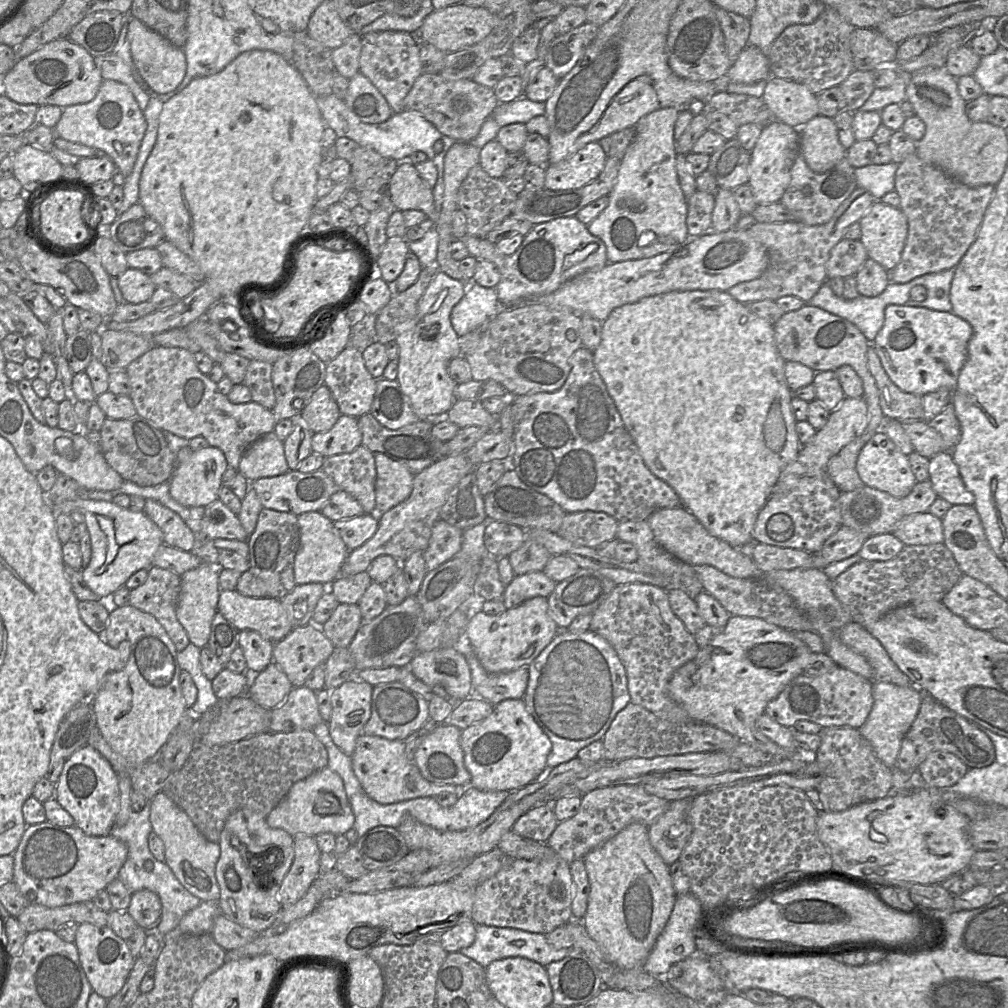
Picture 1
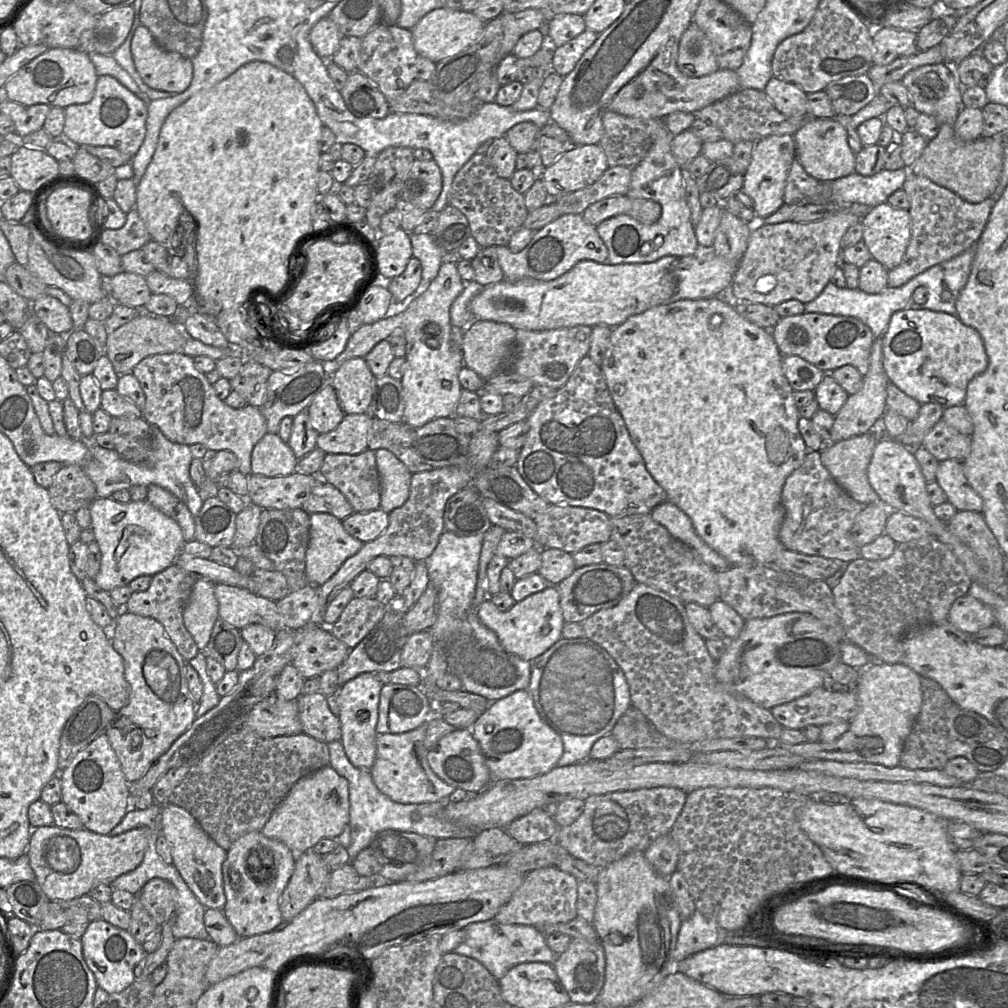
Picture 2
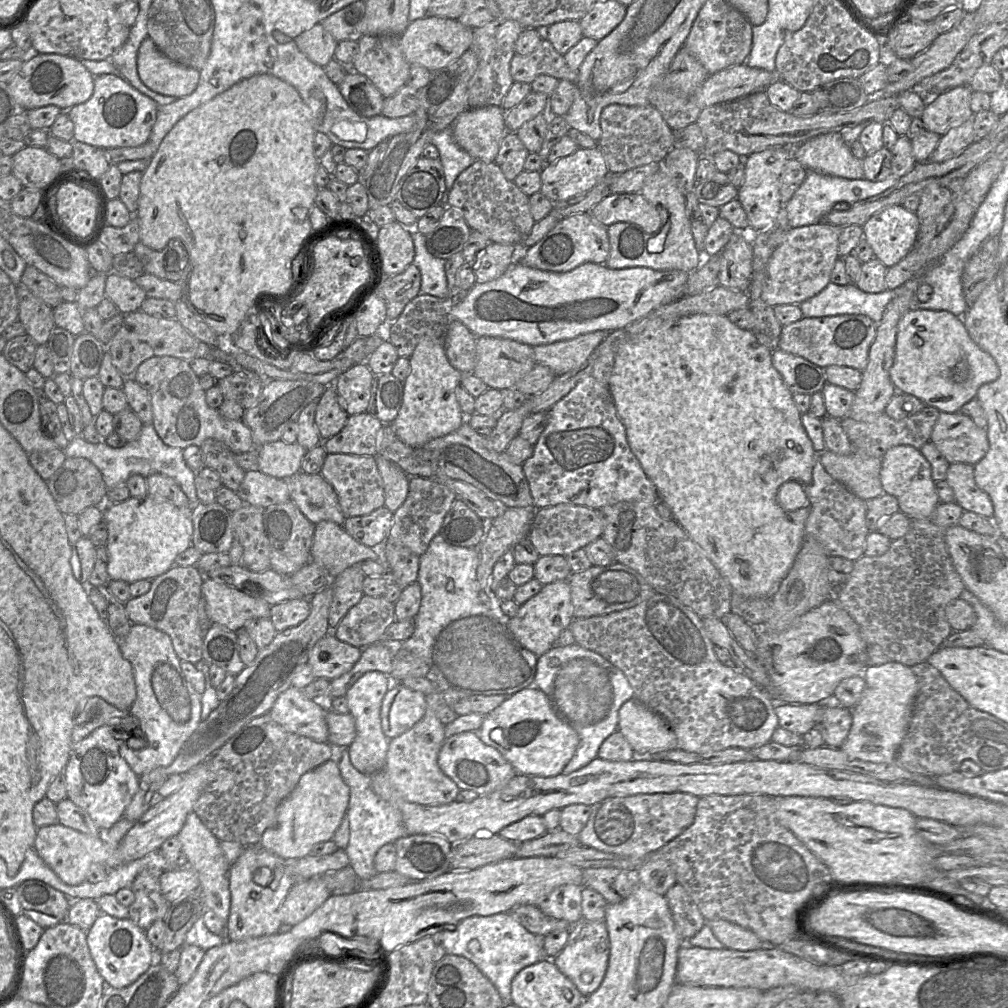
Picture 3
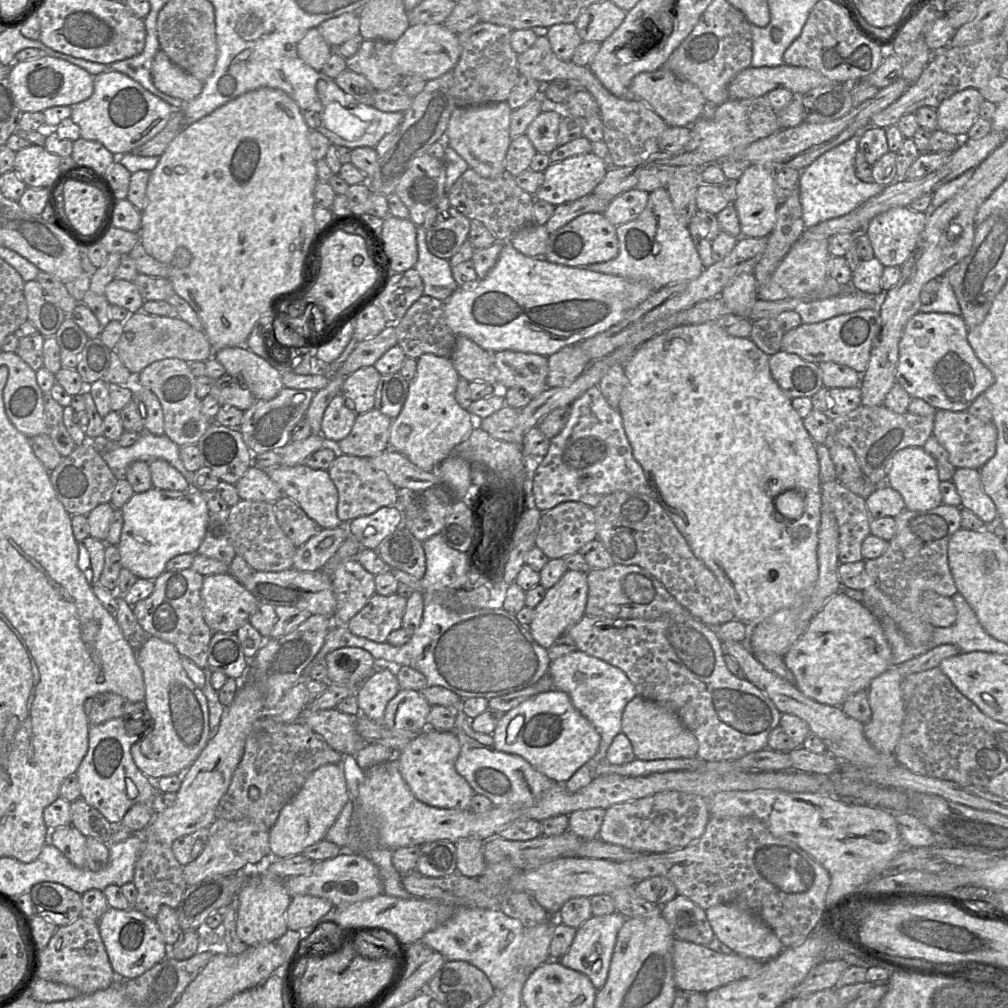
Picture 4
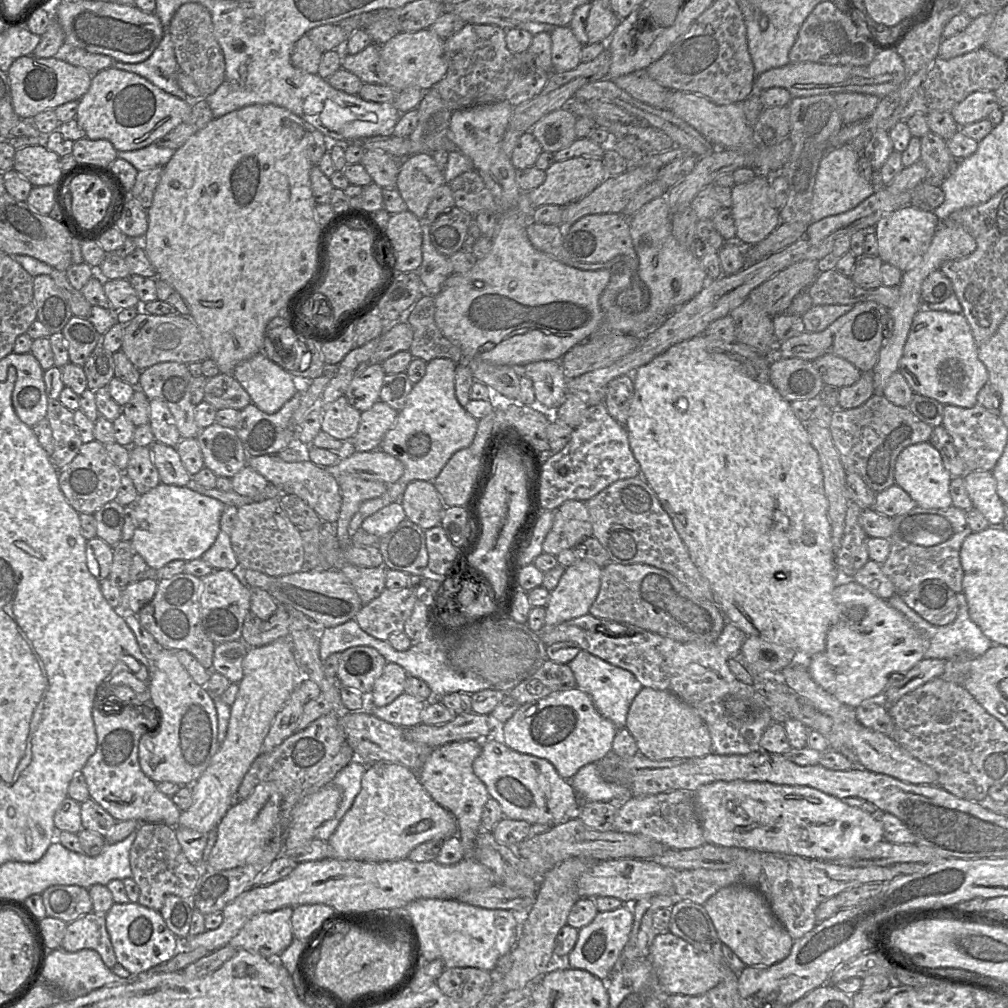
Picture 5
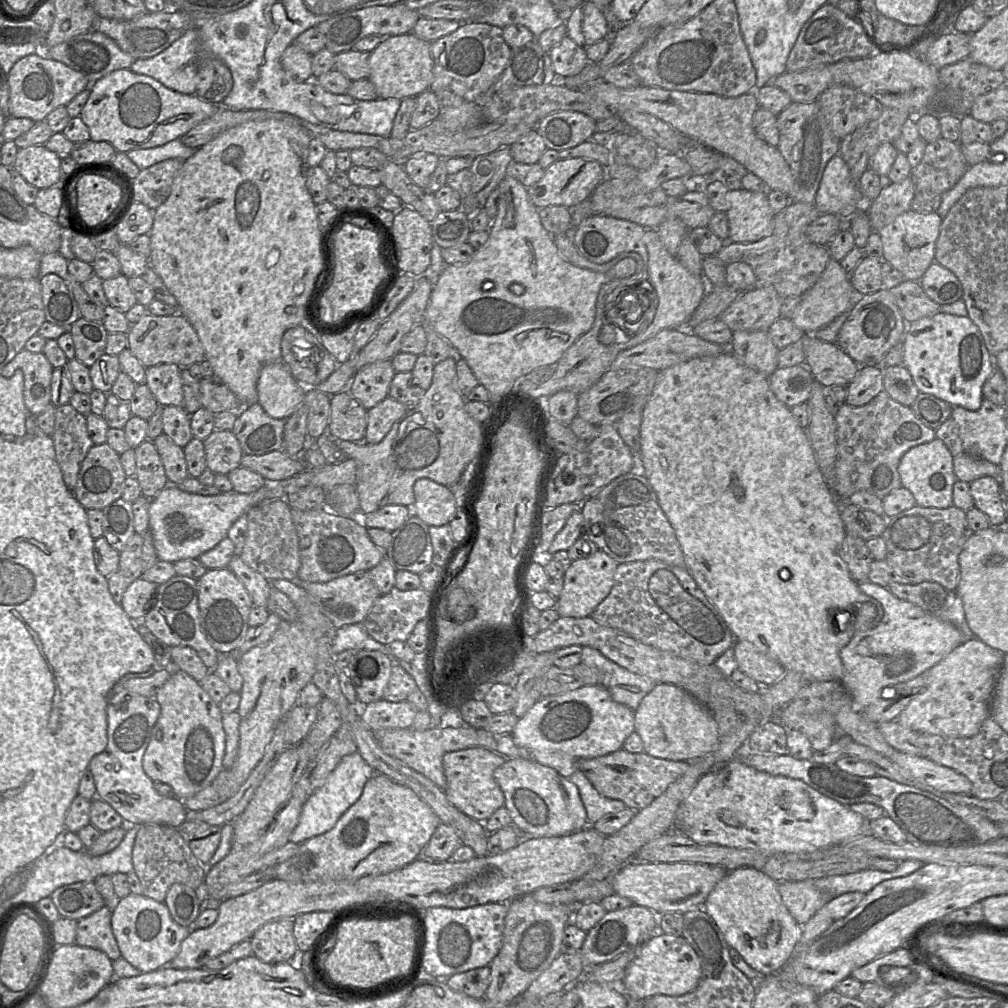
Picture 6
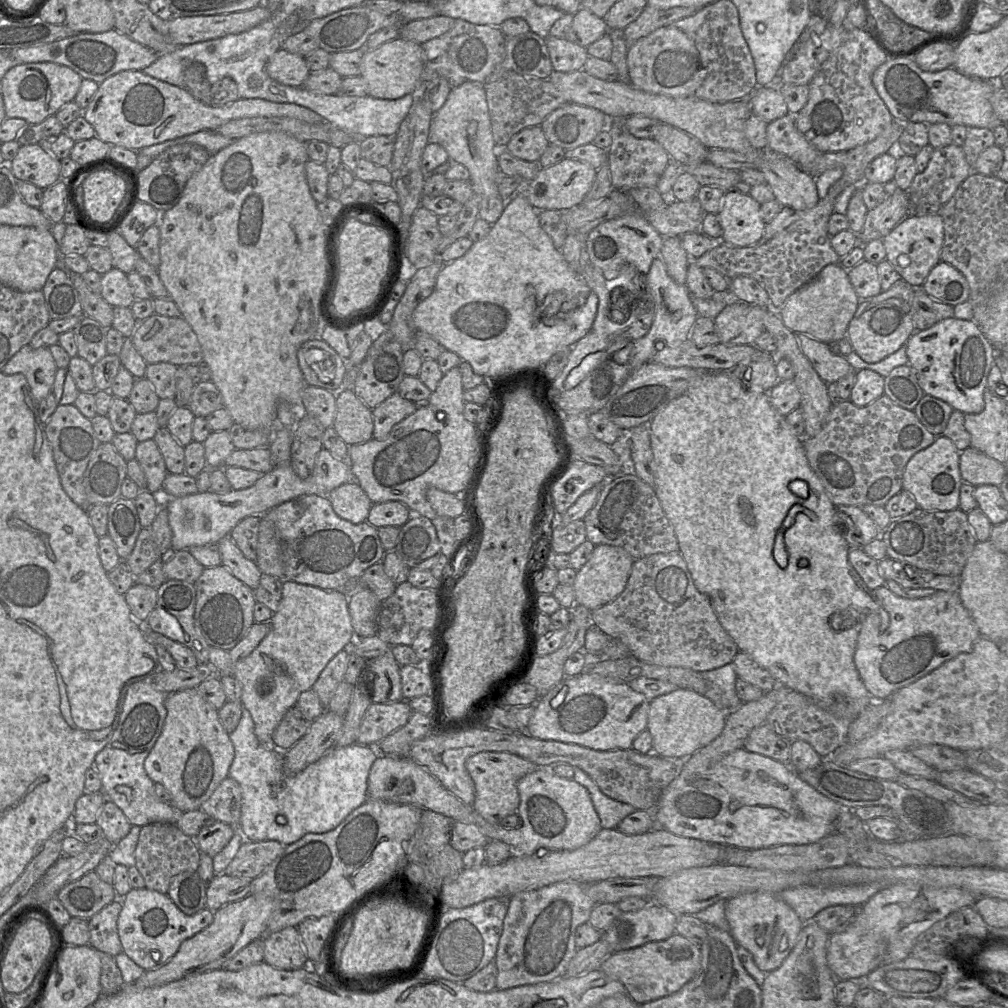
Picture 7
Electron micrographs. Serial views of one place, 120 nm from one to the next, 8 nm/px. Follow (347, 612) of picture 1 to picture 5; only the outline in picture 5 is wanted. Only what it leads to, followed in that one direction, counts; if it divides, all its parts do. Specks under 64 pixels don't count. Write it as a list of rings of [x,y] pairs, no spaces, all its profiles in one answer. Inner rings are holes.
[[[385,588],[377,598],[360,609],[355,620],[369,635],[379,640],[388,640],[391,634],[404,631],[405,622],[412,614],[414,605],[419,598],[420,594],[411,588],[404,588],[400,591]]]

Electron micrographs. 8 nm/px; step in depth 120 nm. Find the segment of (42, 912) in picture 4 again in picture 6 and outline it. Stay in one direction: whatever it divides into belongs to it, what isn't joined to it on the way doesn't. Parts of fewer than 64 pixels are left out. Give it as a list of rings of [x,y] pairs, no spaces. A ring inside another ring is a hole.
[[[76,882],[57,888],[52,894],[61,917],[80,920],[105,906],[94,882]]]

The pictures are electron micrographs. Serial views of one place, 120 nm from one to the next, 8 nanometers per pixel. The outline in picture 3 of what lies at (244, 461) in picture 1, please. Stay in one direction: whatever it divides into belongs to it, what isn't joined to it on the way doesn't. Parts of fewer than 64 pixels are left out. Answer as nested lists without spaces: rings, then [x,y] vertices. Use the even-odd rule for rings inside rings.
[[[269,442],[258,448],[258,470],[275,478],[290,478],[301,471],[307,449],[295,442]]]

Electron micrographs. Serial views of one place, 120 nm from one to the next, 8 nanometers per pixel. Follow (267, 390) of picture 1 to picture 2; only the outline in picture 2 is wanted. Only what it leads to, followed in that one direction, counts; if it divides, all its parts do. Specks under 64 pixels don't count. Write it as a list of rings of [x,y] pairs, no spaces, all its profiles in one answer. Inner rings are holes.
[[[245,360],[239,373],[230,379],[231,389],[240,394],[247,404],[261,407],[266,402],[267,381],[272,370],[251,360]]]

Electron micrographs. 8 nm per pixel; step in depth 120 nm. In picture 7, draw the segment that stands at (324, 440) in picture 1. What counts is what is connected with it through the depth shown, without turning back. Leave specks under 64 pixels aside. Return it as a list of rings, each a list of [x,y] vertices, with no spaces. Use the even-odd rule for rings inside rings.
[[[398,392],[393,393],[372,409],[373,438],[377,440],[385,439],[392,427],[413,414],[417,407],[417,404],[403,398]]]

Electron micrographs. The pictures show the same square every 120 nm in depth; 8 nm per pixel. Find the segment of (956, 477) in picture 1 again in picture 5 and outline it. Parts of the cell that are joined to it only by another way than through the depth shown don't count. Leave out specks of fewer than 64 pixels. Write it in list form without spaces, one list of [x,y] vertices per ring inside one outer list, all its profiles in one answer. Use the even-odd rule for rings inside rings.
[[[989,471],[966,472],[964,487],[973,508],[977,509],[991,527],[1001,527],[1004,503],[996,492],[996,481]]]

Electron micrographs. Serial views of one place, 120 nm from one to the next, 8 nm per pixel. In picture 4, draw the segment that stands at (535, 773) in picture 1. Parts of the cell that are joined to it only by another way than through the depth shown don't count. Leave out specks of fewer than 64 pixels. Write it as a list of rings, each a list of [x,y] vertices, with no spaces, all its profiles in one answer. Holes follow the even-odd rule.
[[[561,690],[540,693],[506,712],[495,727],[492,737],[496,750],[521,756],[537,771],[561,784],[596,755],[601,741],[593,724],[574,707],[569,695]]]

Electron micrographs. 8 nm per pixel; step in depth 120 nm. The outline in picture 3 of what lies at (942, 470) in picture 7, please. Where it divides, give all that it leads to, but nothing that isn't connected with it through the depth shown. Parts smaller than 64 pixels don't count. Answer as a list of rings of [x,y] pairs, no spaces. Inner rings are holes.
[[[908,445],[890,448],[881,458],[880,481],[884,493],[898,500],[899,512],[912,519],[930,517],[940,503],[931,476],[931,465],[921,452]]]

